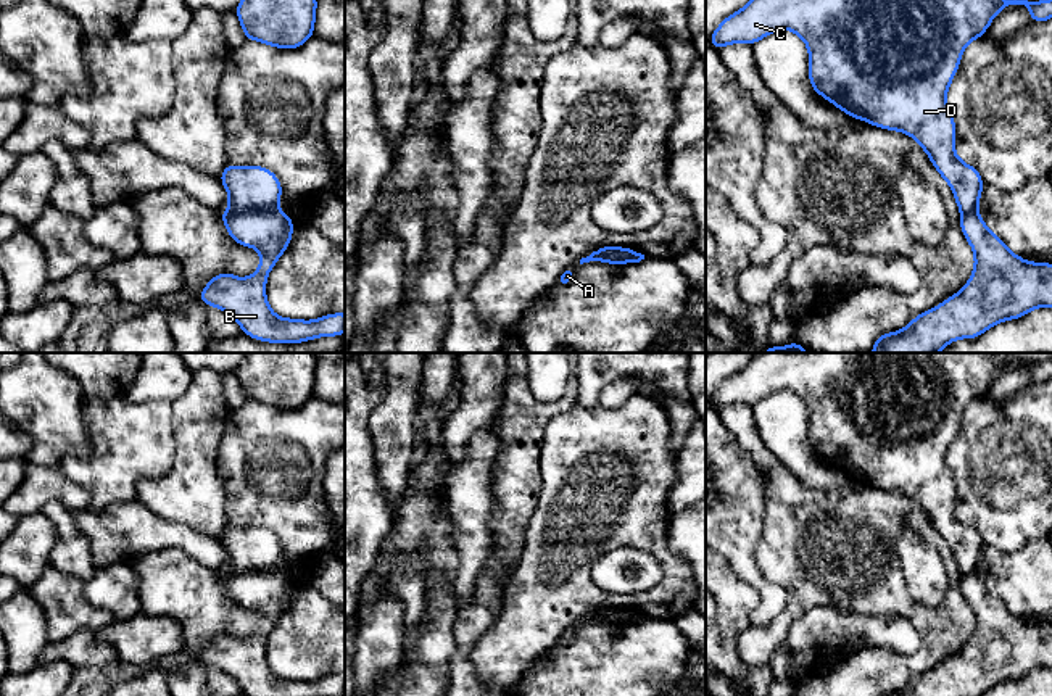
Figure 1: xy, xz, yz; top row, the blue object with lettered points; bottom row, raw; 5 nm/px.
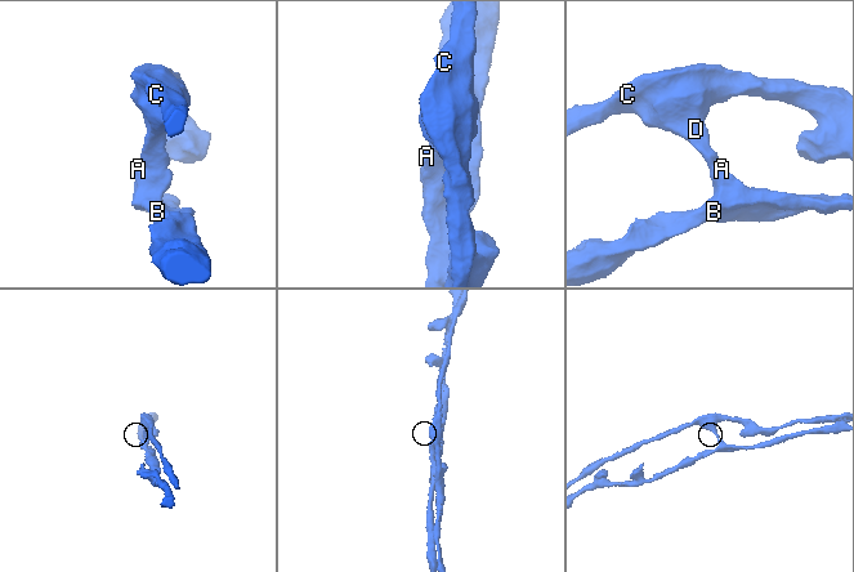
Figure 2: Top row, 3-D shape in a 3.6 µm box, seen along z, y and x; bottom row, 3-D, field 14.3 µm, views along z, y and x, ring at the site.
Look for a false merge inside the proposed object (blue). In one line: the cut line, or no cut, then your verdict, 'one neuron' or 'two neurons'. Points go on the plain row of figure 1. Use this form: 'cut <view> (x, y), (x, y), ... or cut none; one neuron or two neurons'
cut xy (231, 569), (236, 572), (276, 571); two neurons

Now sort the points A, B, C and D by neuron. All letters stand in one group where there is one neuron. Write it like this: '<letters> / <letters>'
A B / C D

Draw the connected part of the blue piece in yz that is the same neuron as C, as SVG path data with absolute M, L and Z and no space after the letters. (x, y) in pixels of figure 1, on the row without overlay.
M760 353L744 369L725 379L709 404L719 411L736 403L754 406L781 390L796 393L809 409L809 441L814 453L854 480L913 498L951 546L960 575L965 577L978 569L984 543L978 530L965 525L954 512L957 493L946 454L960 427L963 409L983 398L992 379L1009 366L1025 366L1034 385L1052 379L1052 359L1007 361L997 353Z

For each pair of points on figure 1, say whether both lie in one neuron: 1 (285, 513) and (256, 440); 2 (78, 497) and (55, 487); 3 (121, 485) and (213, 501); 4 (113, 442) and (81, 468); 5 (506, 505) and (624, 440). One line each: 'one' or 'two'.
1: one
2: one
3: two
4: one
5: two

